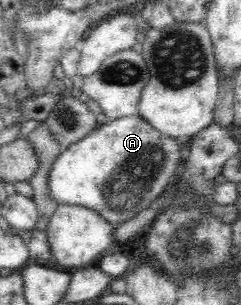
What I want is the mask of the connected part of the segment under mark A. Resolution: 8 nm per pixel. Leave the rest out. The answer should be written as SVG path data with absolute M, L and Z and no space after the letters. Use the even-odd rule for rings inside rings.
M140 116L119 117L61 150L48 170L47 188L59 204L81 205L117 225L147 208L166 185L172 186L184 158L181 143L158 133Z

